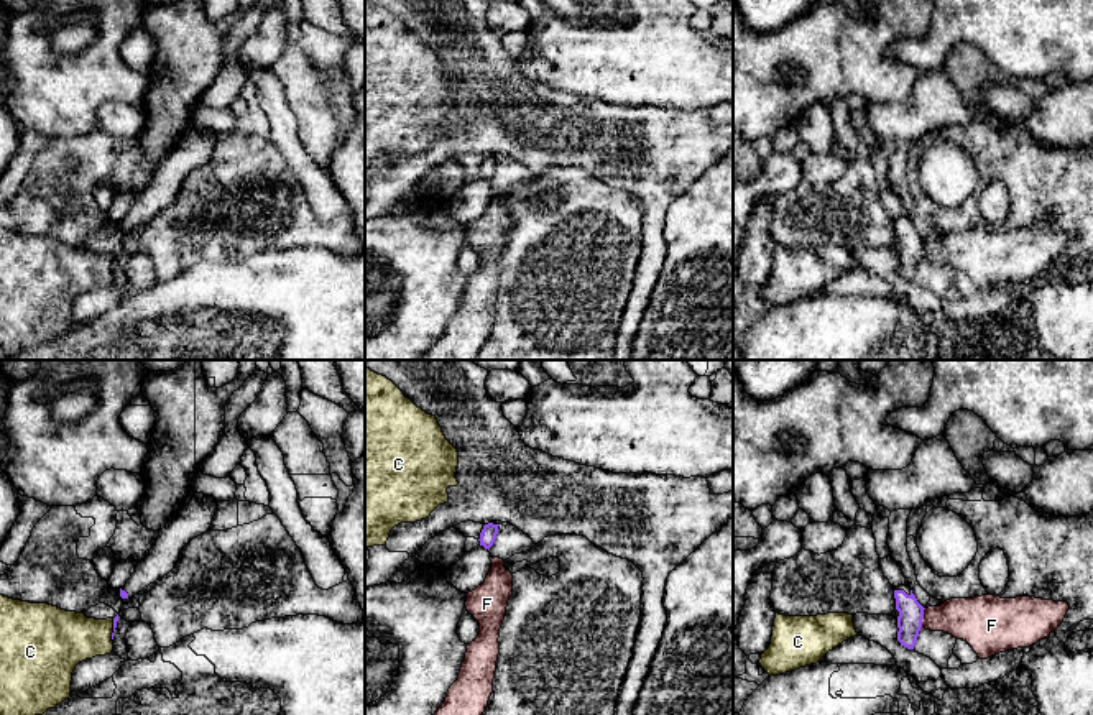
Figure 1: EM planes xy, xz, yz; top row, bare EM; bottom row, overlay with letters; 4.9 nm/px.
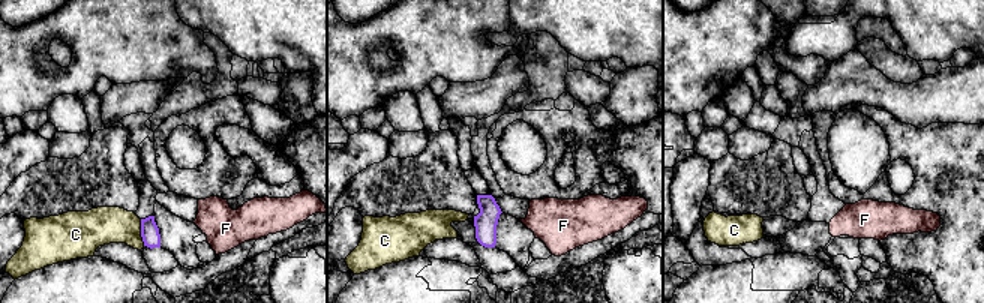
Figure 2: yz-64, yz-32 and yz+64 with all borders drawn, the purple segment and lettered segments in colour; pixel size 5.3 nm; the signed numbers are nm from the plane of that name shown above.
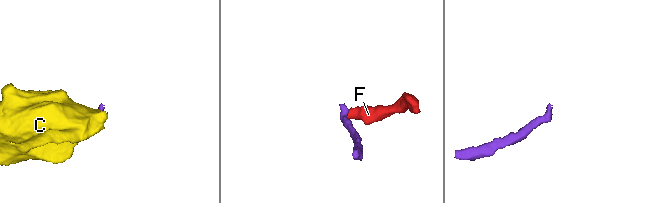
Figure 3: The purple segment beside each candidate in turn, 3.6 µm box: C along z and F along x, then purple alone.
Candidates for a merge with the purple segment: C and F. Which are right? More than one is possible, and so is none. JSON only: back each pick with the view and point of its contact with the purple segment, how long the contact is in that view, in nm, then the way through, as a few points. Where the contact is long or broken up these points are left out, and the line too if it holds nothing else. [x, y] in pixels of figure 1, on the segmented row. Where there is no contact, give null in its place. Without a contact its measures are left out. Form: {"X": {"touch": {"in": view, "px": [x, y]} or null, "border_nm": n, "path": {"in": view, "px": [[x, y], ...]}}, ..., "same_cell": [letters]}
{"same_cell": []}

